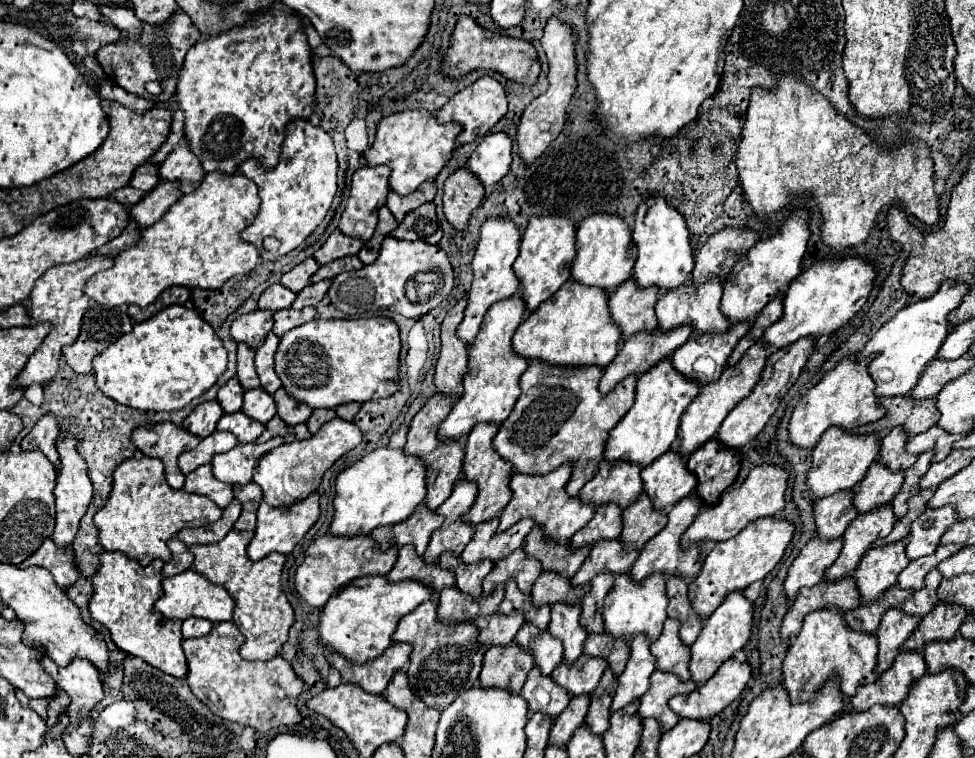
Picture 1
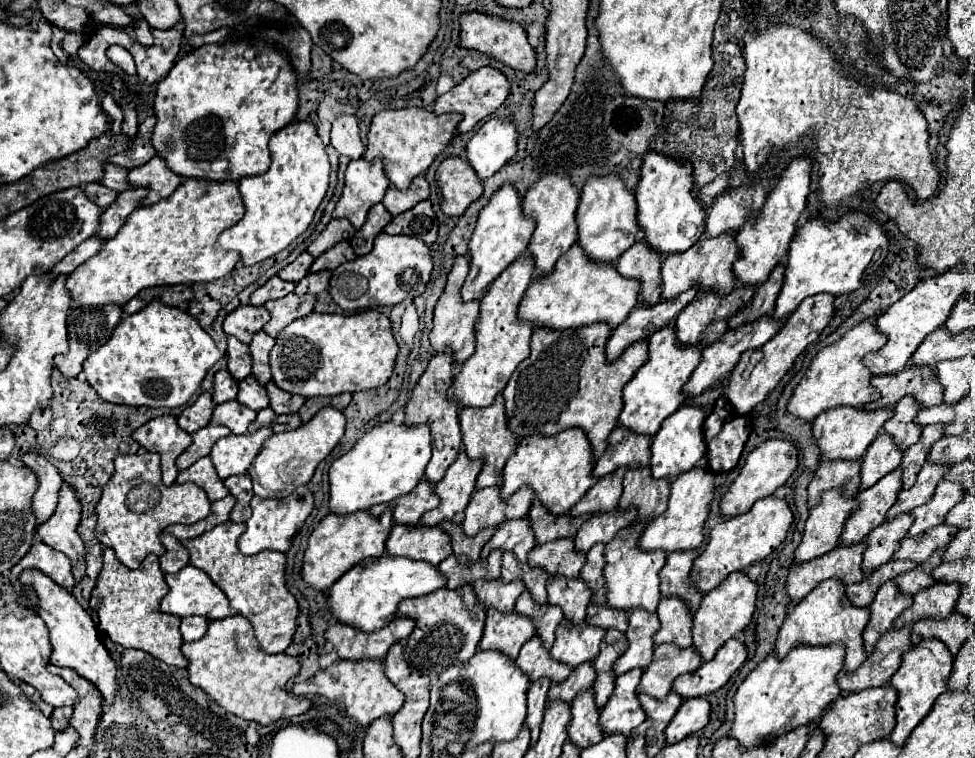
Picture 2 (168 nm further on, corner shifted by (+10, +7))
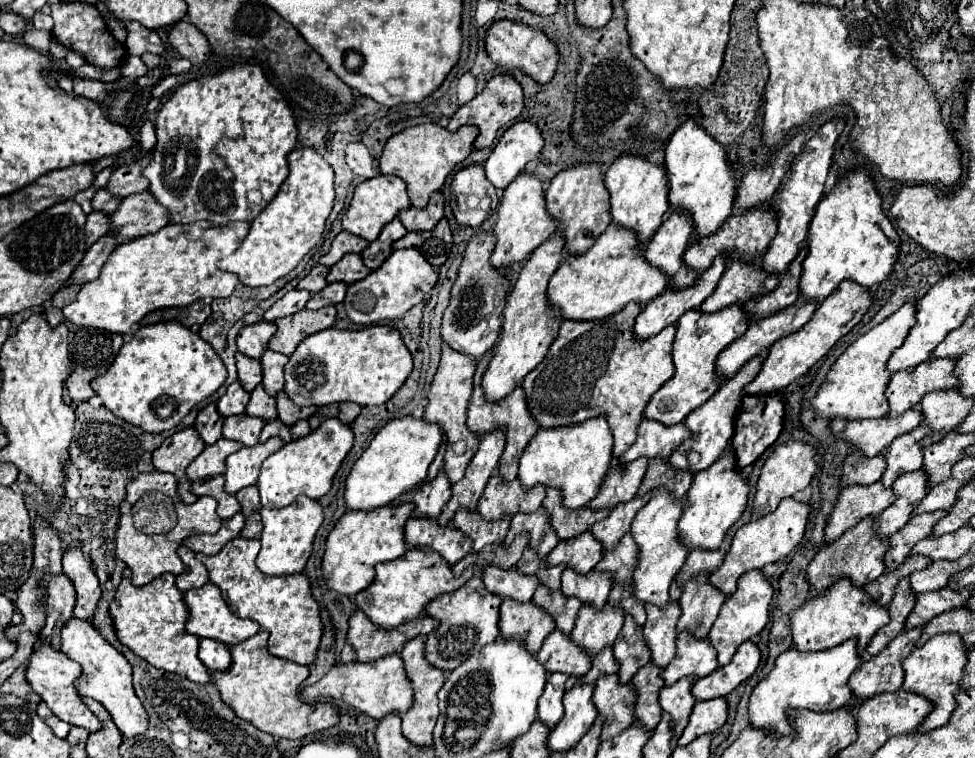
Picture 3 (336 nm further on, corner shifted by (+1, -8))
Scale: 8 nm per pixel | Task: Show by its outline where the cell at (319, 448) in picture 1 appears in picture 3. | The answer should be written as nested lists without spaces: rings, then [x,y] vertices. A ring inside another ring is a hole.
[[[337,418],[325,420],[315,432],[307,434],[301,440],[293,440],[285,444],[281,450],[265,458],[261,466],[261,474],[257,480],[260,503],[263,508],[283,508],[295,502],[297,496],[309,496],[313,500],[321,498],[329,492],[331,480],[339,470],[343,458],[349,454],[353,446],[353,432],[349,426],[341,424]]]

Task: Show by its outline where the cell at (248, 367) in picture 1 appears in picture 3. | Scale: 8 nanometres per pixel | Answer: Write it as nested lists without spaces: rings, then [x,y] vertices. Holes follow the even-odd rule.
[[[237,352],[235,358],[237,358],[239,382],[247,392],[251,392],[257,384],[261,384],[261,362],[255,360],[255,358],[249,358],[241,352]]]

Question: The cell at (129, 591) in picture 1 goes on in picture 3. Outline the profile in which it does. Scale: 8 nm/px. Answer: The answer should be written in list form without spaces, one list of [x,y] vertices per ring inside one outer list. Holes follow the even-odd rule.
[[[123,570],[123,580],[117,588],[115,600],[109,608],[117,640],[127,646],[133,654],[147,660],[151,666],[181,674],[191,682],[209,682],[209,670],[201,664],[197,650],[199,638],[185,632],[187,608],[183,602],[183,592],[175,586],[173,574],[161,574],[145,586],[131,584],[131,570]]]

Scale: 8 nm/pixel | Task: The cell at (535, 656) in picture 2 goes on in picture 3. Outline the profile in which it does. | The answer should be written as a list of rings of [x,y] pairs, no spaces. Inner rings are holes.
[[[553,630],[545,638],[541,650],[537,652],[537,660],[545,666],[547,674],[563,672],[567,676],[585,676],[591,668],[589,656],[585,656],[585,652],[559,630]]]

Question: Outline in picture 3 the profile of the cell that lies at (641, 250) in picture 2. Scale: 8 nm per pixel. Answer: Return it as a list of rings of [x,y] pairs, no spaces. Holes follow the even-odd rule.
[[[673,212],[649,240],[643,250],[645,260],[659,268],[669,278],[669,288],[683,290],[695,284],[695,274],[689,272],[681,260],[685,254],[687,242],[691,238],[693,226],[691,218],[685,212]]]

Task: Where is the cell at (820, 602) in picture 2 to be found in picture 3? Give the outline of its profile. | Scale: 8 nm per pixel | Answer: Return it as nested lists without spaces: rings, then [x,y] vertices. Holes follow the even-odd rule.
[[[839,580],[831,588],[827,588],[827,592],[809,598],[799,610],[793,612],[791,616],[793,646],[799,652],[819,652],[835,648],[847,642],[849,638],[857,638],[857,652],[863,658],[869,640],[885,624],[889,624],[887,608],[873,604],[869,596],[861,588],[855,588],[849,580]]]

